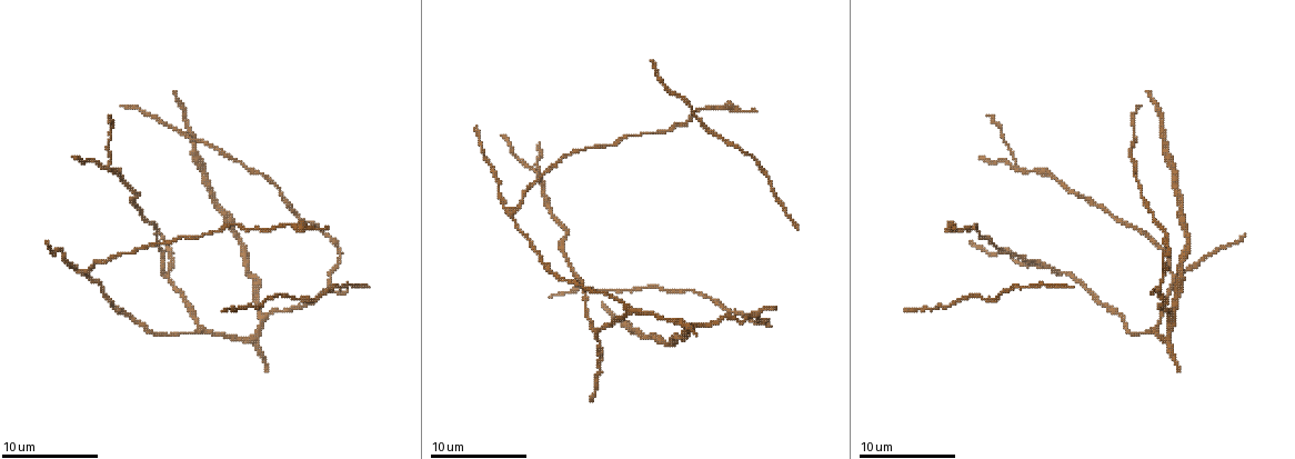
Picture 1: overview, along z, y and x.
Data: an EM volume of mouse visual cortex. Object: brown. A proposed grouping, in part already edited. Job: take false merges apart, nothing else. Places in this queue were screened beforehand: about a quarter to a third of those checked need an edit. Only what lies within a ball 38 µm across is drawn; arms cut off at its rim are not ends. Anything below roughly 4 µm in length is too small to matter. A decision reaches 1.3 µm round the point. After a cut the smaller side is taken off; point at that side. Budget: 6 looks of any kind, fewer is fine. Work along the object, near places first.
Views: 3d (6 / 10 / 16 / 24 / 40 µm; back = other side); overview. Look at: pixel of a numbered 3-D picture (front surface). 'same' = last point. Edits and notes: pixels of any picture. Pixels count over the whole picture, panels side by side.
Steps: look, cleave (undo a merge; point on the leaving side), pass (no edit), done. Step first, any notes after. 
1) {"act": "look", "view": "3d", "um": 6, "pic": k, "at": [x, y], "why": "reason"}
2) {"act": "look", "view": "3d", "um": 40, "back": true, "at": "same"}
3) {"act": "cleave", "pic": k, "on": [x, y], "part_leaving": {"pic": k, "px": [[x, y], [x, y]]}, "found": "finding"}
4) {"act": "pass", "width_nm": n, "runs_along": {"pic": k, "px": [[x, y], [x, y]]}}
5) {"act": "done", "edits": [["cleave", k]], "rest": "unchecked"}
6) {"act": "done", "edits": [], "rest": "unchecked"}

{"act": "look", "view": "3d", "um": 10, "pic": 1, "at": [165, 275]}

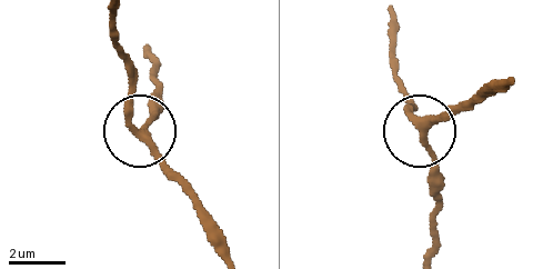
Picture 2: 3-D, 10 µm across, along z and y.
{"act": "look", "view": "3d", "um": 10, "back": true, "pic": 2, "at": [143, 133], "why": "other side"}

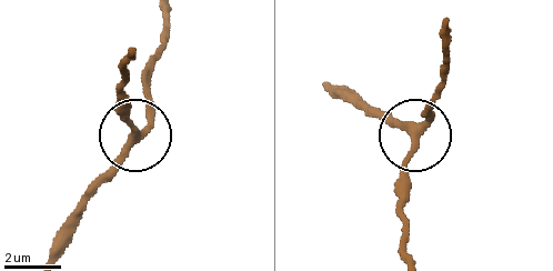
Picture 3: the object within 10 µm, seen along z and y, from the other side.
{"act": "pass", "side_arm_um": 9, "runs_along": {"pic": 3, "px": [[58, 254], [63, 226], [137, 133], [122, 116], [122, 86]]}, "found": "one neuron here"}

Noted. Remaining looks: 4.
{"act": "look", "view": "3d", "um": 16, "pic": 1, "at": [200, 326], "why": "three-way junction"}

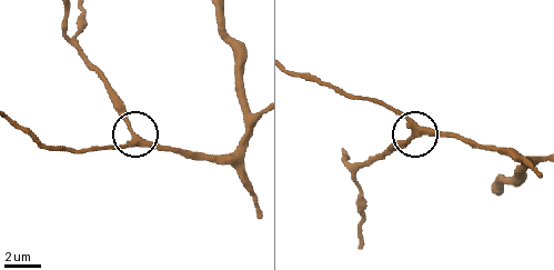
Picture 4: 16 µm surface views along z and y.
{"act": "pass", "arms": 3, "runs_along": {"pic": 4, "px": [[313, 76], [396, 110], [412, 136], [390, 144]]}, "found": "all the same neuron"}

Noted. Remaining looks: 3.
{"act": "look", "view": "3d", "um": 10, "pic": 1, "at": [513, 210], "why": "branch point"}

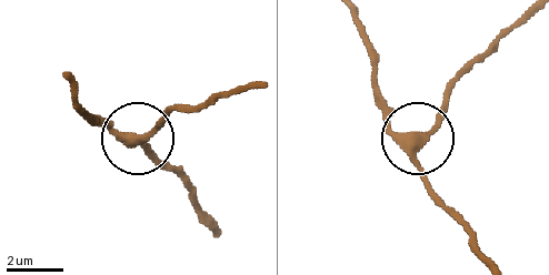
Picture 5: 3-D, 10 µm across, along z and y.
{"act": "look", "view": "3d", "um": 6, "pic": 5, "at": [415, 135]}

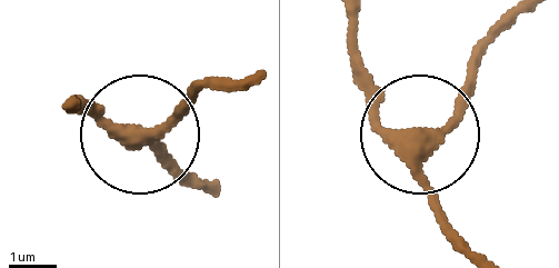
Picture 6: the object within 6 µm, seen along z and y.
{"act": "pass", "width_nm": 300, "runs_along": {"pic": 6, "px": [[470, 247], [418, 142], [387, 127], [355, 71]]}, "found": "all the same neuron"}

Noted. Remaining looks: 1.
{"act": "done", "edits": [], "rest": "unchecked"}

